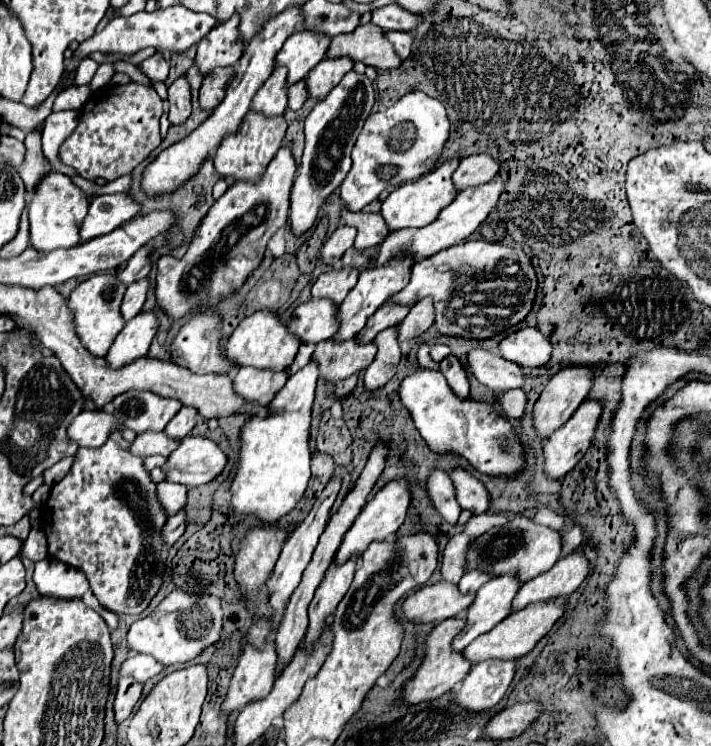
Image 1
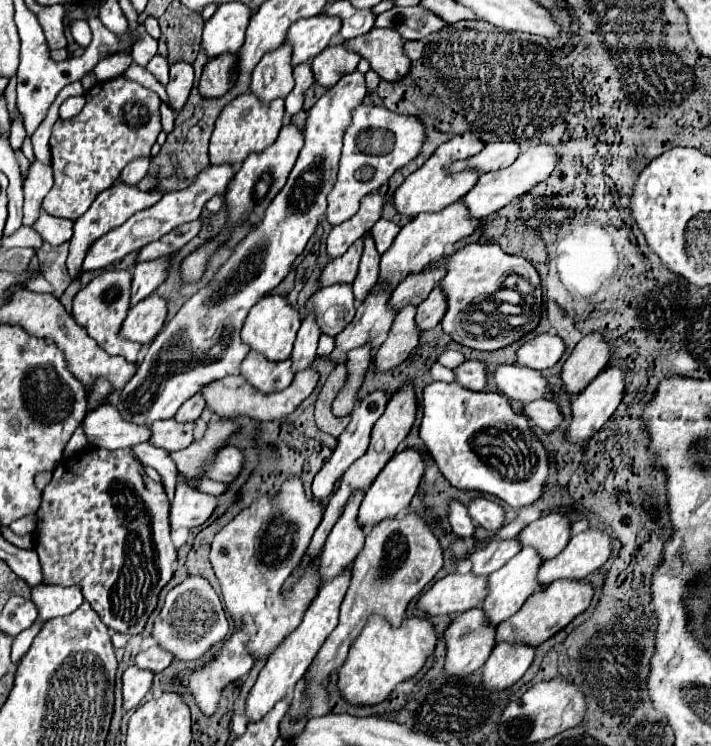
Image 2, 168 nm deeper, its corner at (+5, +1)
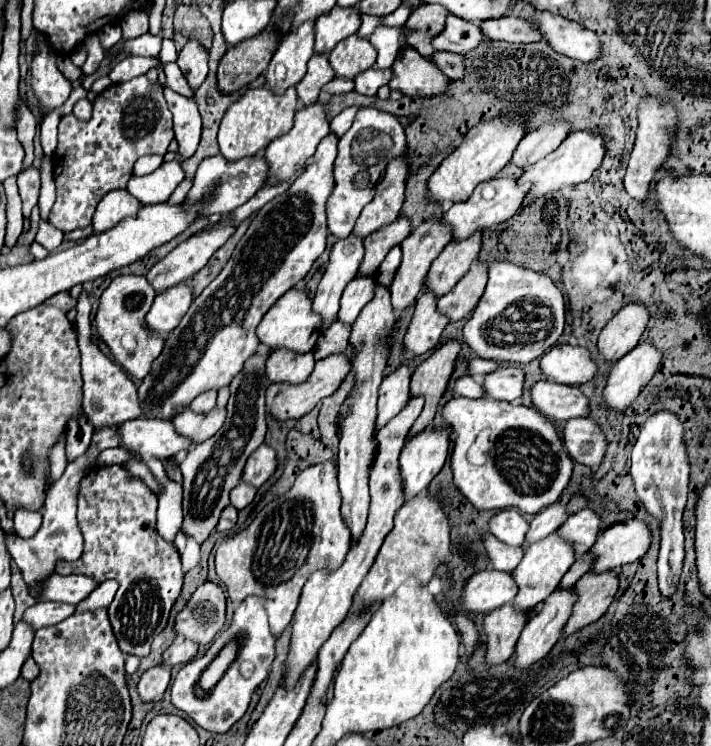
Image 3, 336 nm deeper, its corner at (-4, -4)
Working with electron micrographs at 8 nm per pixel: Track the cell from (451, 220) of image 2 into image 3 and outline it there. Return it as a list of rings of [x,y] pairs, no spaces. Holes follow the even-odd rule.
[[[518,177],[488,179],[474,189],[470,199],[466,199],[462,203],[454,203],[444,213],[444,223],[448,223],[454,229],[454,239],[460,241],[468,235],[472,235],[476,229],[490,229],[490,227],[496,227],[498,223],[510,219],[520,209],[520,205],[524,203],[528,193],[530,193],[530,185],[528,183],[518,183]]]

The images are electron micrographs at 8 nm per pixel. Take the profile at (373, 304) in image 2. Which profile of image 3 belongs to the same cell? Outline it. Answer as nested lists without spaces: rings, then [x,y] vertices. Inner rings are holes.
[[[430,217],[426,219],[420,227],[416,227],[402,243],[402,263],[396,271],[396,277],[390,285],[390,293],[392,293],[392,307],[394,311],[404,311],[408,305],[412,305],[420,293],[420,289],[424,287],[424,281],[426,281],[426,275],[428,275],[428,269],[430,269],[430,263],[434,261],[434,257],[452,241],[452,229],[442,223],[442,217]]]

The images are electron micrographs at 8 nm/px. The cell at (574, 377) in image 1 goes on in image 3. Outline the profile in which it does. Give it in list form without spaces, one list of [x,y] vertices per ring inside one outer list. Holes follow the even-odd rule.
[[[640,301],[626,305],[602,329],[598,337],[600,355],[612,363],[624,357],[630,349],[634,349],[640,343],[646,325],[648,325],[646,305]]]

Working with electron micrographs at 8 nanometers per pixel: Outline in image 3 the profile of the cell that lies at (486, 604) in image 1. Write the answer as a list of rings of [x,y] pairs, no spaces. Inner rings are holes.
[[[556,531],[540,541],[536,541],[534,545],[530,545],[526,549],[524,559],[520,561],[520,565],[512,573],[512,577],[518,583],[518,595],[514,599],[514,607],[518,607],[522,611],[534,609],[540,601],[544,601],[544,597],[548,597],[548,593],[552,593],[552,589],[558,587],[560,579],[572,567],[574,561],[576,561],[576,553],[574,553],[572,545],[568,545],[568,541],[562,535],[558,535]]]

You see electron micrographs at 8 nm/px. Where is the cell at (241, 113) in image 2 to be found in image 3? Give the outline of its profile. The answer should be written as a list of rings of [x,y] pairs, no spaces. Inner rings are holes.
[[[258,87],[258,89],[248,89],[238,101],[234,101],[220,123],[218,131],[218,143],[220,143],[220,153],[228,161],[236,161],[242,157],[256,155],[258,151],[266,149],[266,145],[284,135],[286,131],[292,129],[294,125],[294,111],[296,111],[296,89],[290,87],[284,95],[272,93],[268,87]]]

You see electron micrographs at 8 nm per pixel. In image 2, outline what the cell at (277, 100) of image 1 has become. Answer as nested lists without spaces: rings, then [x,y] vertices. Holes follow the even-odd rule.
[[[283,44],[277,52],[269,52],[253,70],[253,80],[249,92],[253,92],[261,102],[271,102],[285,98],[293,88],[293,66],[291,66],[291,46]]]

